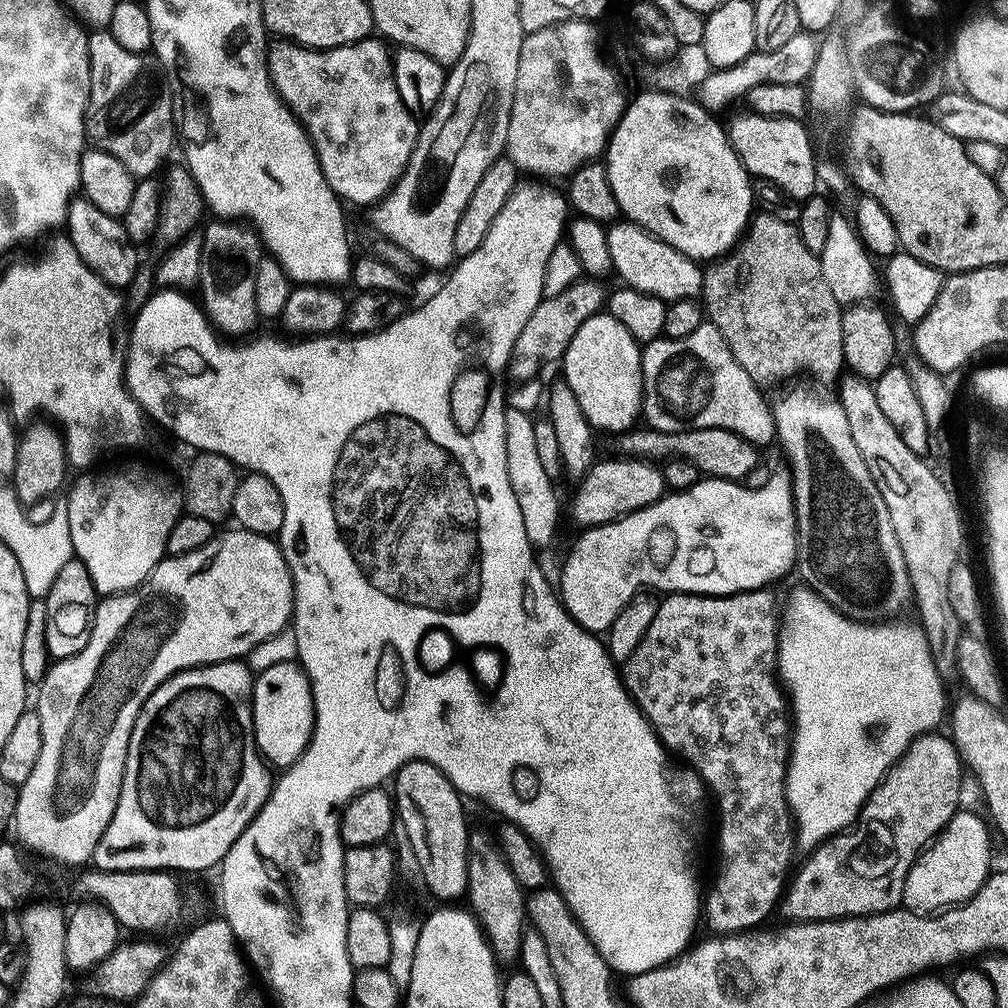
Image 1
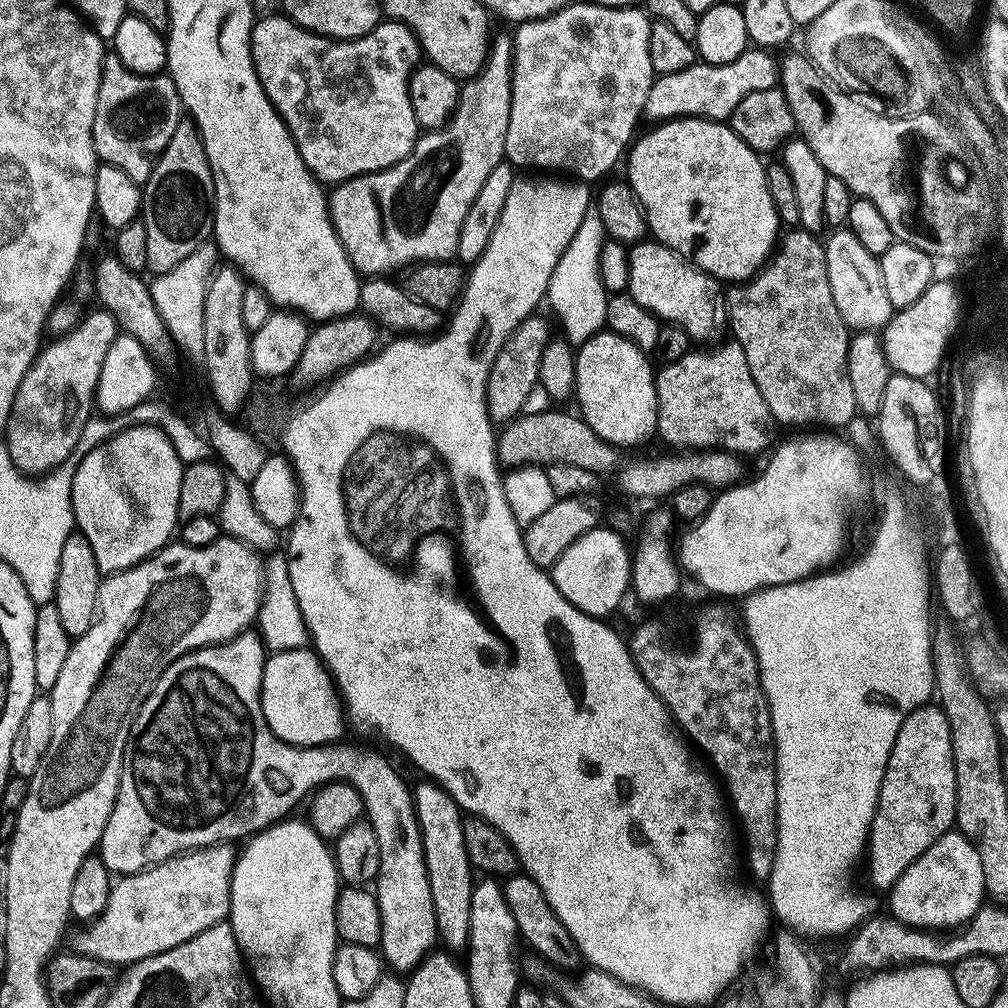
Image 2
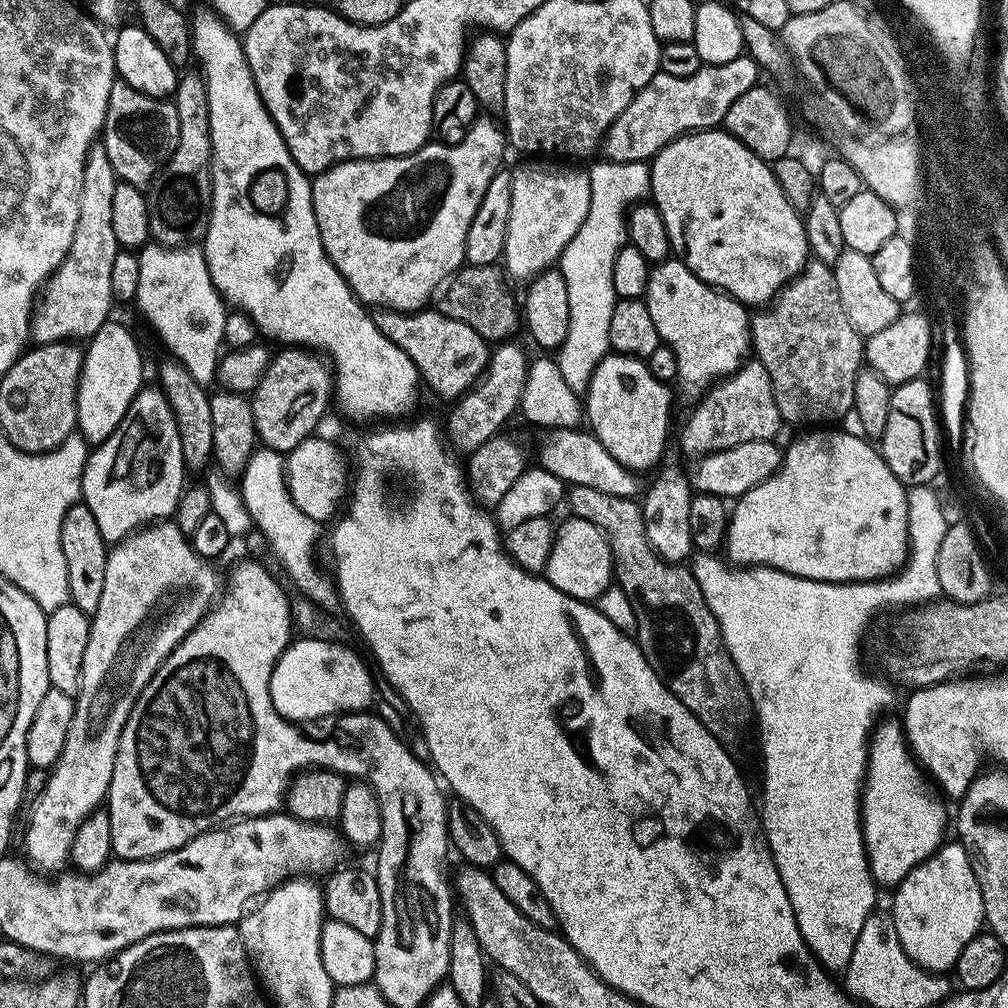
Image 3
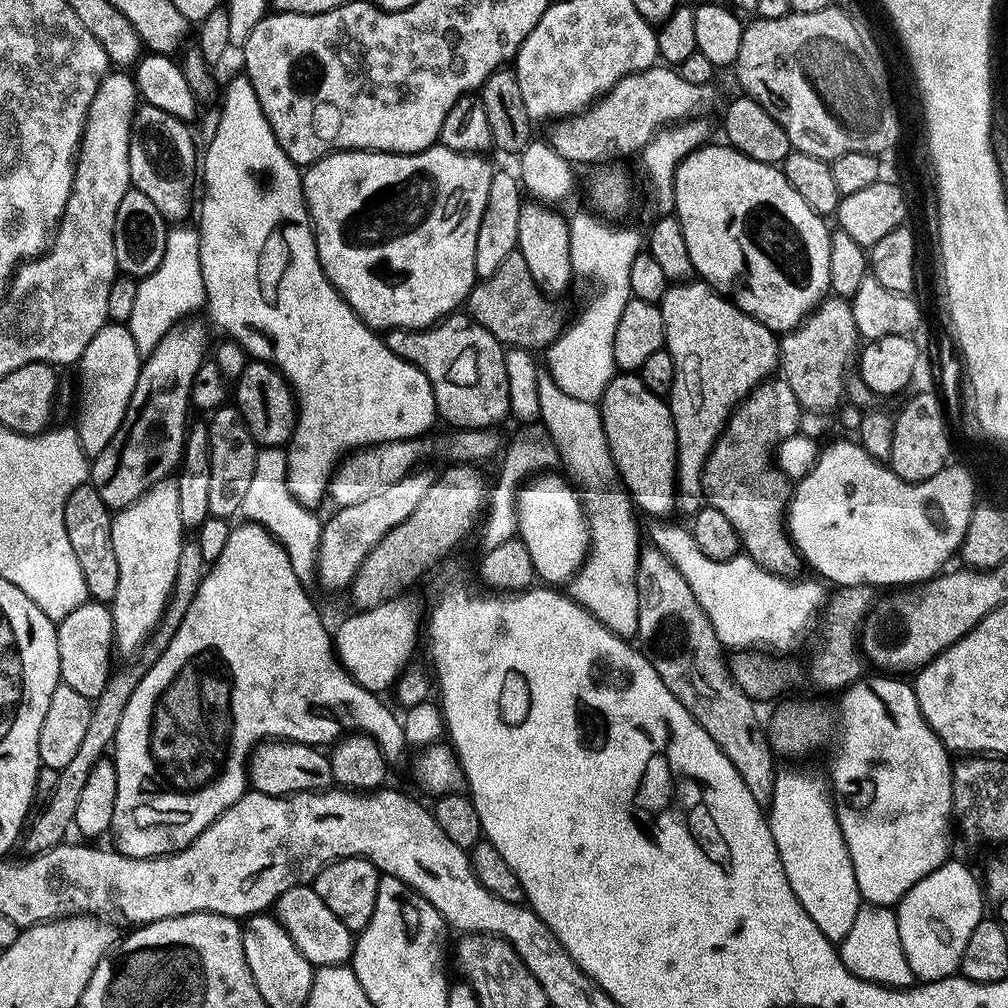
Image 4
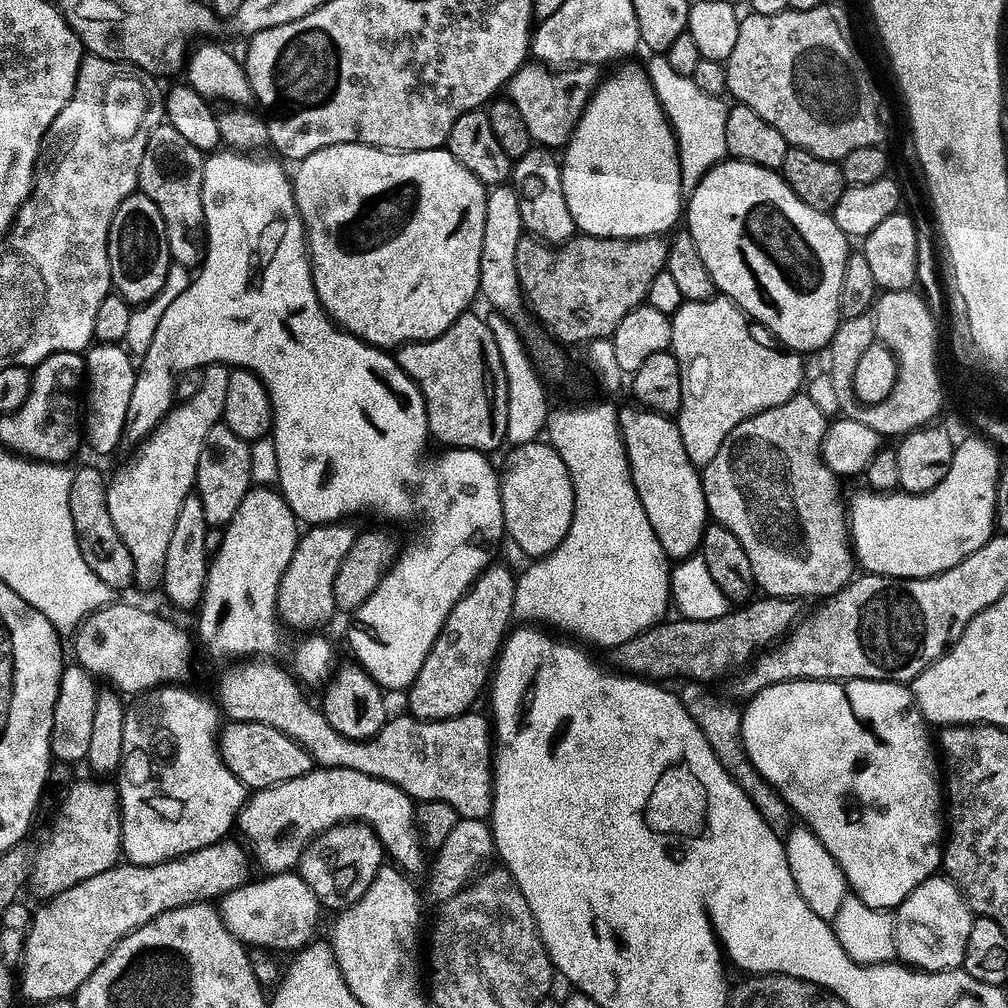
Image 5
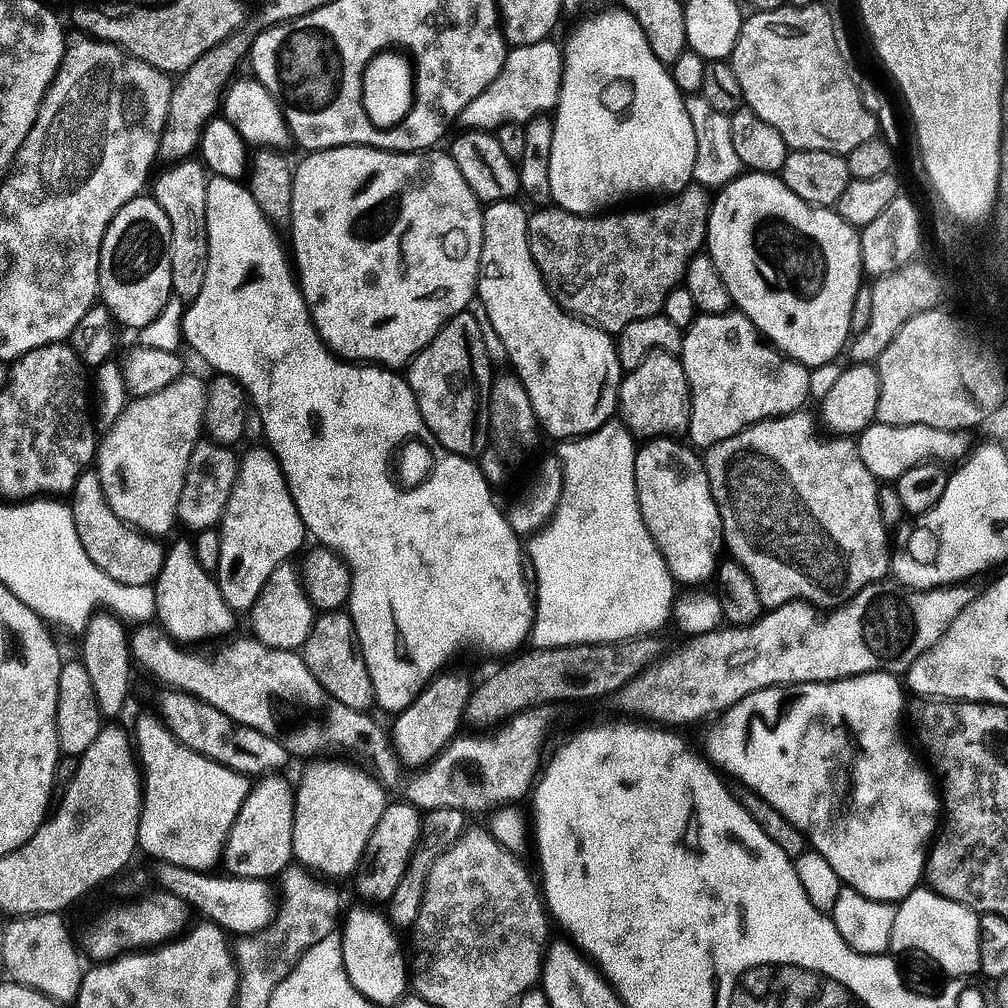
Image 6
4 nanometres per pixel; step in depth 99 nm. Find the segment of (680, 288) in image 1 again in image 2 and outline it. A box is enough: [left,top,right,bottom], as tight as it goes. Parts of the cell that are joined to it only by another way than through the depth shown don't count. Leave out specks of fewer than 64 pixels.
[627,242,729,342]

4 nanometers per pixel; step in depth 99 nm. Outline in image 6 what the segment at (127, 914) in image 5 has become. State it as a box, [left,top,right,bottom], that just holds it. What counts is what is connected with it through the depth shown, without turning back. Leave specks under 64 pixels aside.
[222,774,296,882]

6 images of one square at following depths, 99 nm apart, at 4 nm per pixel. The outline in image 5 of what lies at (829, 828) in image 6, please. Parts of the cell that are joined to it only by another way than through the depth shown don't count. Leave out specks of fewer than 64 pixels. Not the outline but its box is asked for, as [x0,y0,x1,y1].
[742,680,946,910]

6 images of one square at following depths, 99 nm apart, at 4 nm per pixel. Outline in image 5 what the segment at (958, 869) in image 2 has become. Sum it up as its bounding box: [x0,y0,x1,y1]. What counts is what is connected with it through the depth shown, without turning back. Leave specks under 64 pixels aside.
[896,878,974,972]

